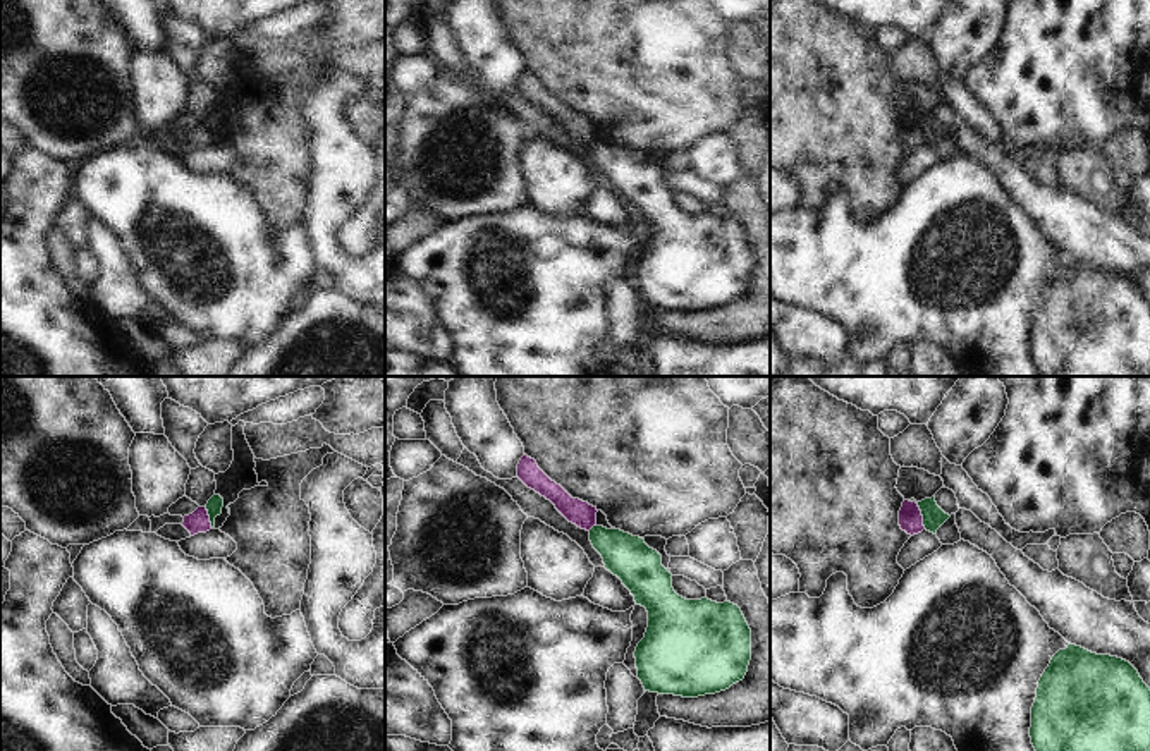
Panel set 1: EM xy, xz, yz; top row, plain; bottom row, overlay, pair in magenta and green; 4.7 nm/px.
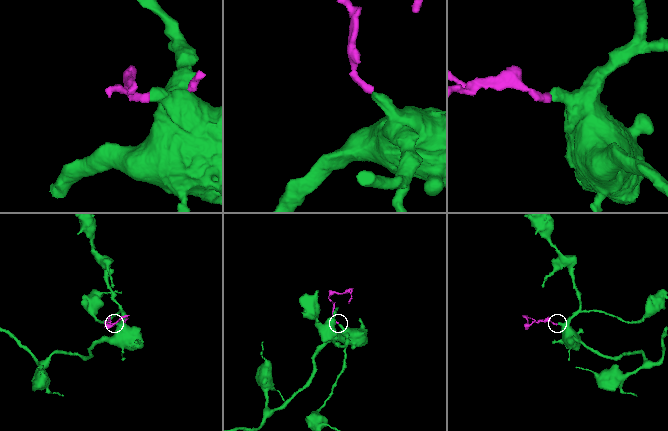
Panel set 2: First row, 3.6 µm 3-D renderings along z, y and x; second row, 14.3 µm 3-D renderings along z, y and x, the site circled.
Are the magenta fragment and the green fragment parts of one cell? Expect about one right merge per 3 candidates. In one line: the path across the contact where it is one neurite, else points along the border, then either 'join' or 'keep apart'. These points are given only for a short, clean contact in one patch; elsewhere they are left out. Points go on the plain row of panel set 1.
border along yz (915, 117), (925, 143); keep apart

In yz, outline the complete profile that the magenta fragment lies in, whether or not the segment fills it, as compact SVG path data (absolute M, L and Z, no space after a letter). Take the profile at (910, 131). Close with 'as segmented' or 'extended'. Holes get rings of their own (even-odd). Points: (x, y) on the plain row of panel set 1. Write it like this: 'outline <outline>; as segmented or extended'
outline M904 115L899 125L899 141L908 150L918 150L925 144L923 131L916 117Z; as segmented

